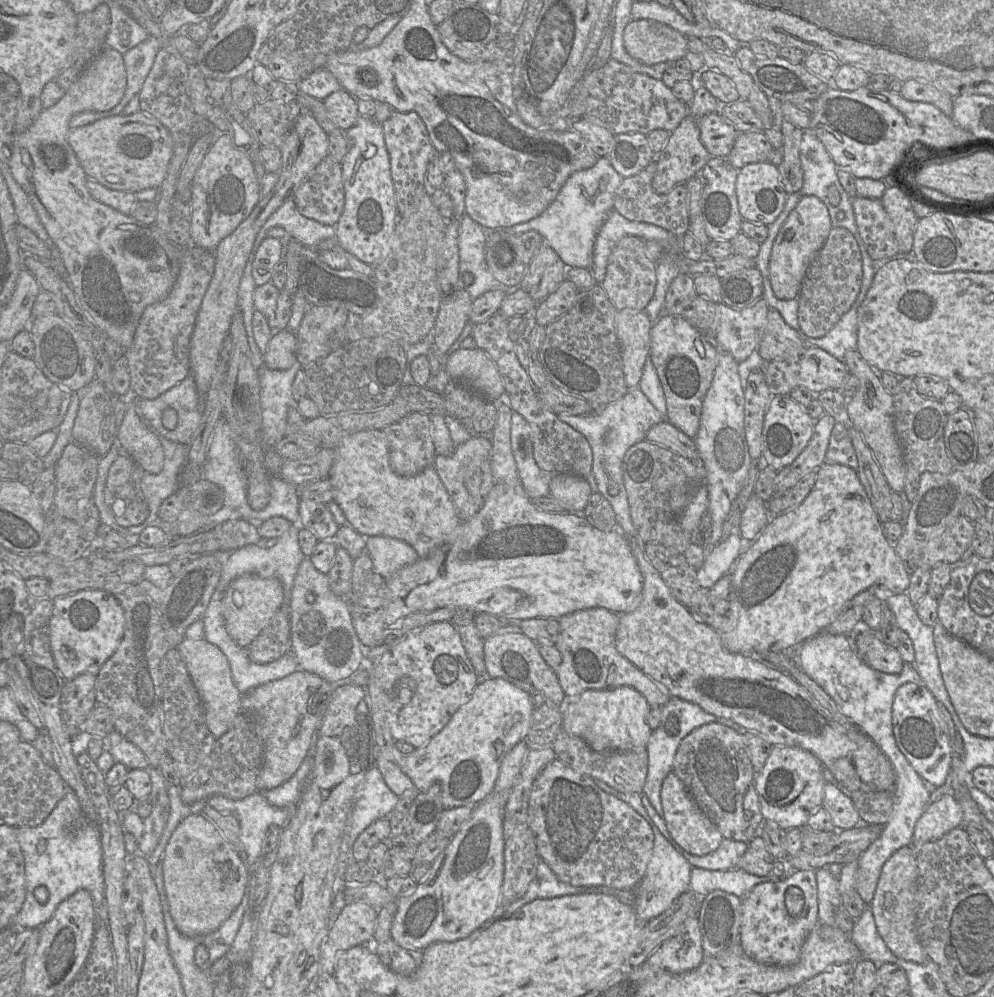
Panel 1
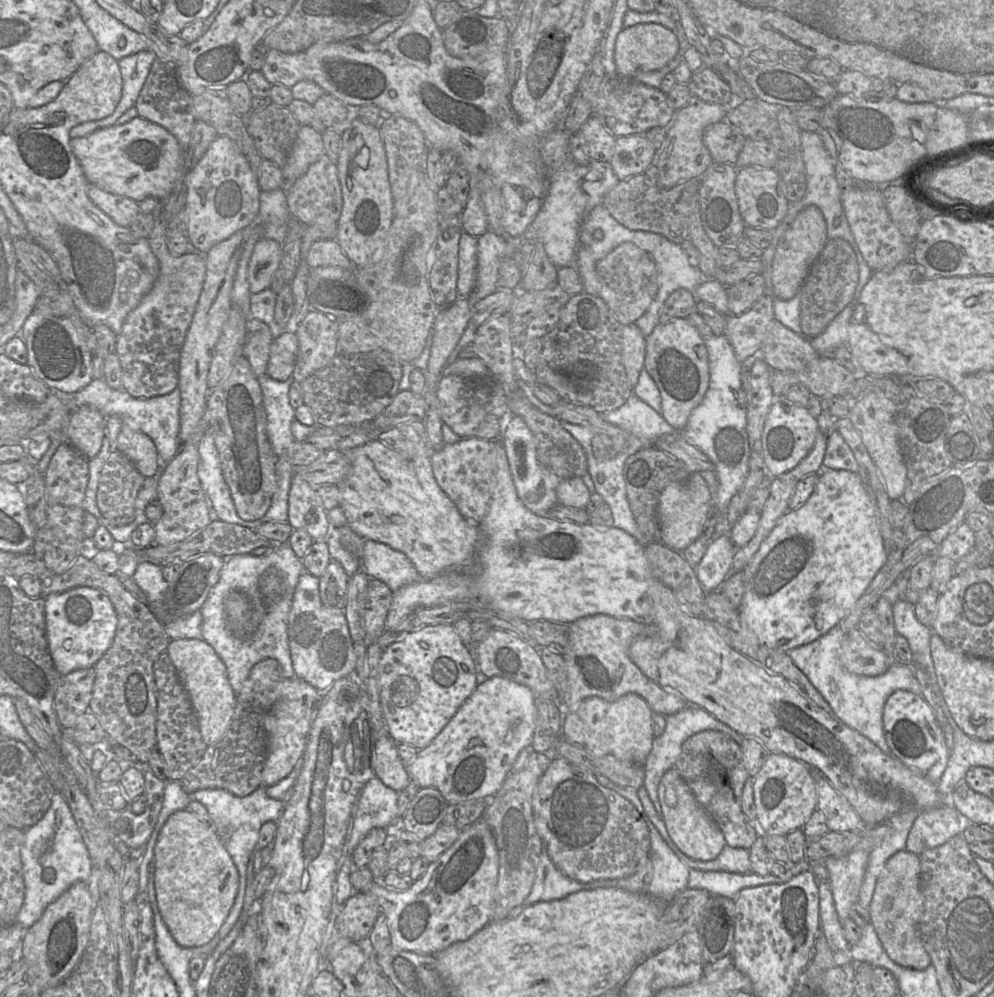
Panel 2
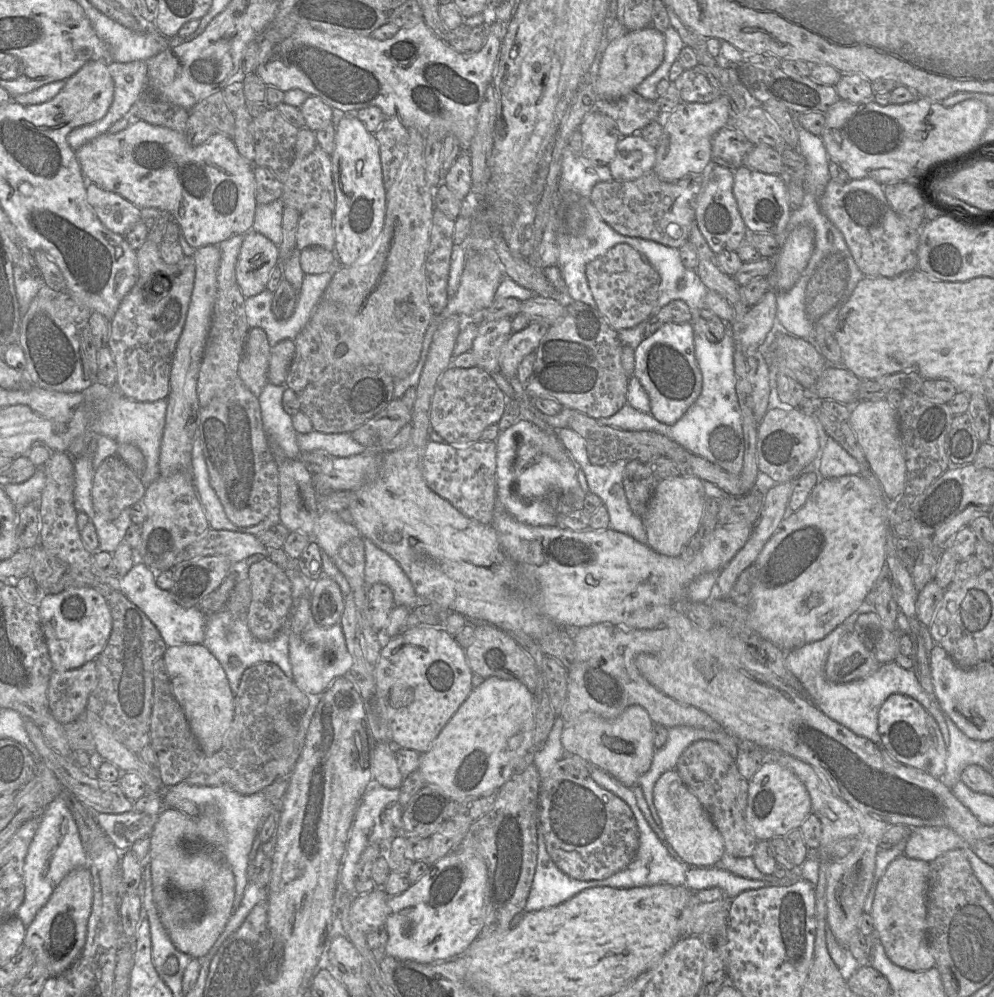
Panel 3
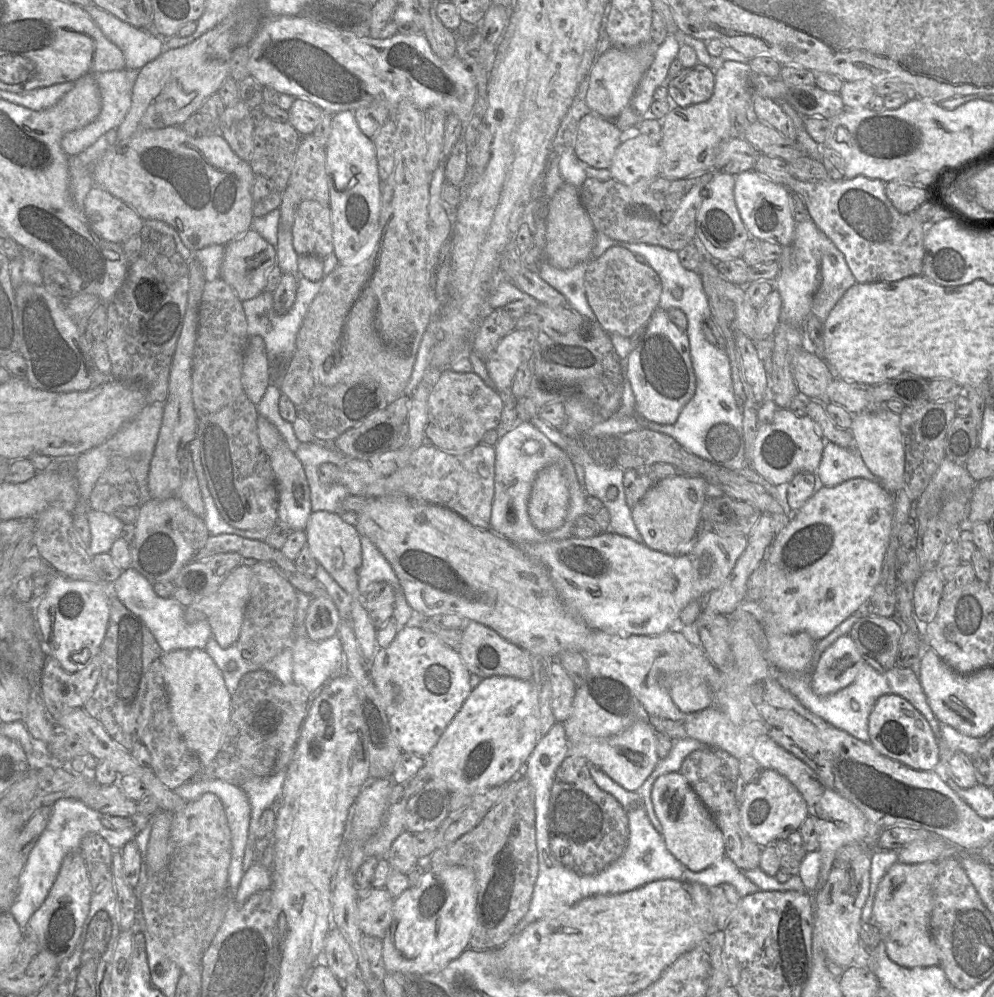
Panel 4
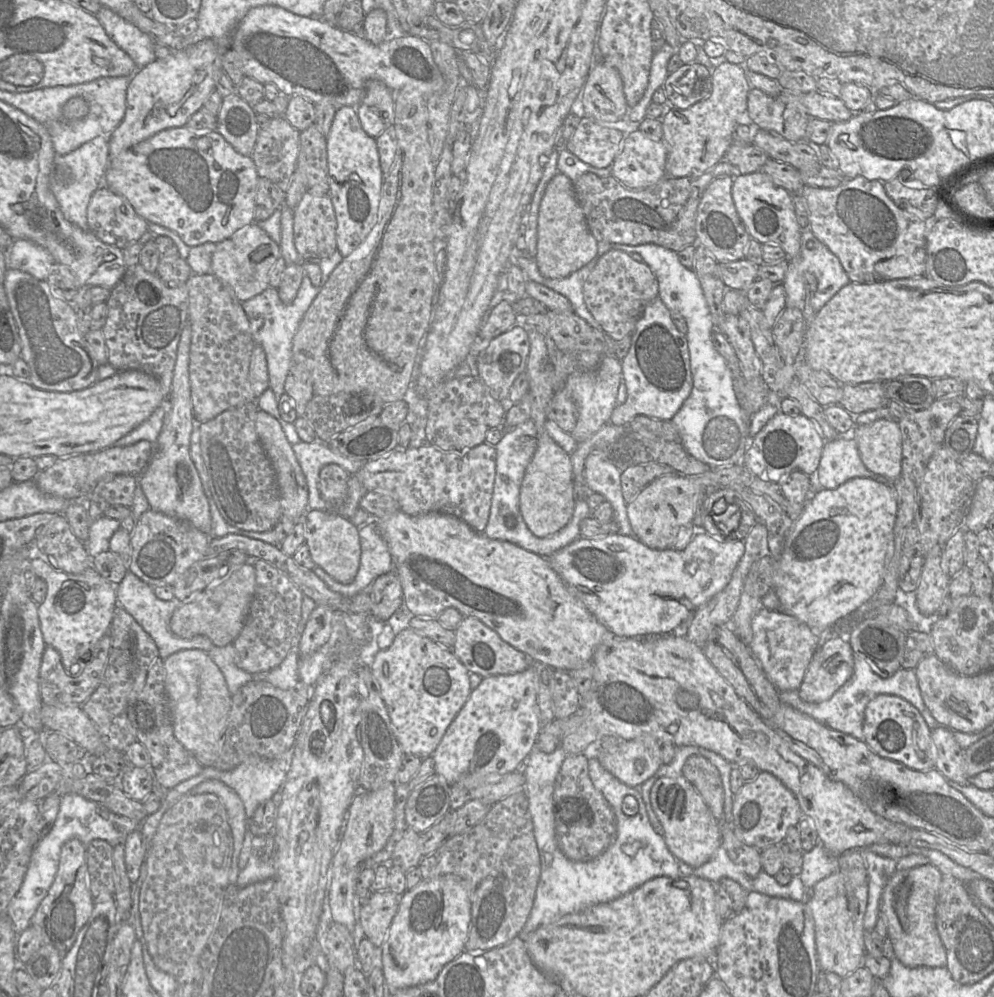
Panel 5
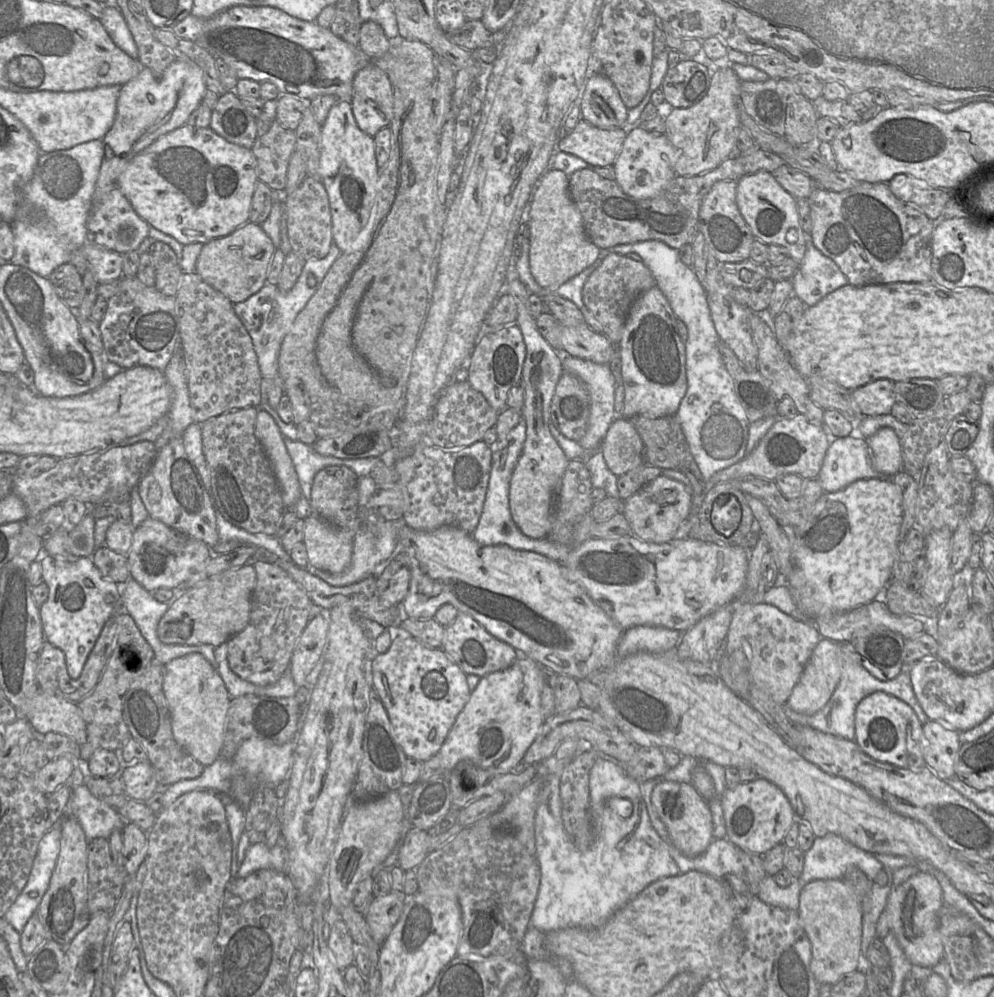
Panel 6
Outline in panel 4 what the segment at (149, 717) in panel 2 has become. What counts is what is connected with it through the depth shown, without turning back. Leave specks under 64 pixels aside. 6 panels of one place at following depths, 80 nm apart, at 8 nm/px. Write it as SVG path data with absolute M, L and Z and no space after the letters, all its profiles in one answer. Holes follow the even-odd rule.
M107 594L107 598L110 608L110 617L101 646L103 660L102 670L96 688L83 706L83 709L89 716L102 724L114 741L119 743L126 750L131 751L134 745L141 743L137 735L137 720L147 690L147 673L151 664L155 660L161 659L164 652L141 618L126 608L116 595Z

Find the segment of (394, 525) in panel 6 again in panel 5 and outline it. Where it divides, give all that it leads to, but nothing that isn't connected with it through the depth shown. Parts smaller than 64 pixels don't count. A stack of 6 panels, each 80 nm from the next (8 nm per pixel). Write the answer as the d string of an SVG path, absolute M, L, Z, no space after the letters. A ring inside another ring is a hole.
M370 517L364 525L358 528L360 562L352 582L340 583L318 566L315 566L312 571L332 591L345 597L352 597L359 592L368 590L378 576L393 570L389 548L381 535L379 525L379 519Z

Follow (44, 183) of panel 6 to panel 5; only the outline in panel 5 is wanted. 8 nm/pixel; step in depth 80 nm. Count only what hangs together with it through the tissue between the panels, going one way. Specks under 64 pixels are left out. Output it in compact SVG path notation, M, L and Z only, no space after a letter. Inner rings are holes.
M98 136L76 150L55 156L49 175L49 188L64 217L81 229L87 229L87 208L93 193L103 185L109 164L109 143L106 136ZM15 239L5 253L7 269L16 269L46 280L54 265L53 256L41 246L25 239Z

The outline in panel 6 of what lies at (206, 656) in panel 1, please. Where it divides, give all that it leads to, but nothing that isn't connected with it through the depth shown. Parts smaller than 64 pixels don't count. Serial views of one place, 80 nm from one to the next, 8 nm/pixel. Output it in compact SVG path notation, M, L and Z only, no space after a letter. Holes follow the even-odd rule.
M200 653L175 658L165 665L163 691L176 742L203 766L212 764L220 756L231 699L217 669Z

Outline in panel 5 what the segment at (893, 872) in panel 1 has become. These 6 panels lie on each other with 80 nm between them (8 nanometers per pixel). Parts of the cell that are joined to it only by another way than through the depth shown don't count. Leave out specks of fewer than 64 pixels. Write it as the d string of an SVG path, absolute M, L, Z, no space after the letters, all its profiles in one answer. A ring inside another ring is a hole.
M932 864L897 870L887 882L880 900L880 916L887 925L894 954L905 966L947 967L947 954L936 927L936 904L942 874Z

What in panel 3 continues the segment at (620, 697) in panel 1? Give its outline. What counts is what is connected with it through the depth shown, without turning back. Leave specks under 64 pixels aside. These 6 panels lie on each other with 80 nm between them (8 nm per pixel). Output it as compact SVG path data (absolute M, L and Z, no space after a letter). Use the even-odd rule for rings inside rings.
M640 705L627 707L618 717L607 720L593 712L585 712L565 724L562 743L566 755L577 755L590 767L597 767L626 787L639 785L641 776L648 771L655 753L653 721Z

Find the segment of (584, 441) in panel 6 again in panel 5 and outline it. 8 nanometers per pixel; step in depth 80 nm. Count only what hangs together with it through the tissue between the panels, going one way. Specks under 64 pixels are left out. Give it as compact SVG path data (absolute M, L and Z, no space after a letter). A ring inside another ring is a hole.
M604 355L596 370L575 371L568 376L565 386L571 393L578 409L576 426L571 433L568 433L559 428L552 420L547 420L545 423L545 429L549 436L560 445L566 453L571 455L578 443L588 439L604 424L610 422L611 414L618 405L618 389L623 381L622 369L622 361L616 356Z

